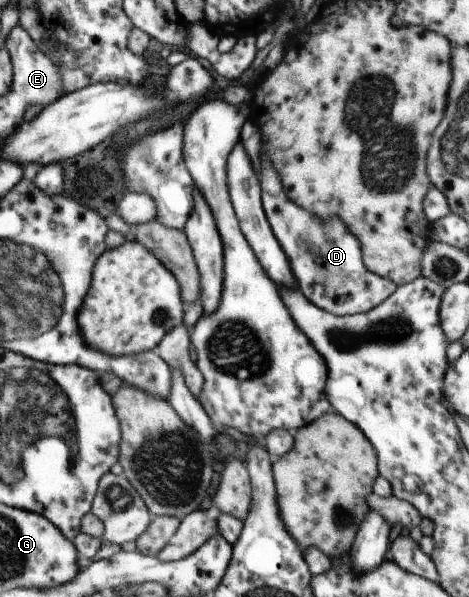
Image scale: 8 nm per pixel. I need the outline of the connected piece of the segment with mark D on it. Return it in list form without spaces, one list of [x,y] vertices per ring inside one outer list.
[[[262,145],[259,148],[259,158],[263,210],[281,250],[289,260],[291,272],[297,279],[297,286],[303,296],[321,310],[331,312],[335,316],[366,313],[385,302],[399,286],[393,280],[381,278],[379,274],[367,270],[363,262],[363,246],[357,236],[347,230],[345,222],[339,216],[323,220],[291,202]]]

